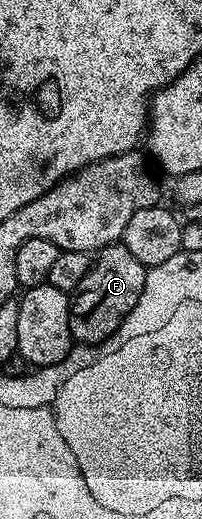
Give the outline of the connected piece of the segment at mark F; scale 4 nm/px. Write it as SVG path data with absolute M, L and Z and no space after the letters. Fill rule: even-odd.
M124 243L98 249L69 302L69 326L74 342L100 345L125 322L126 315L143 295L147 267L127 251Z

